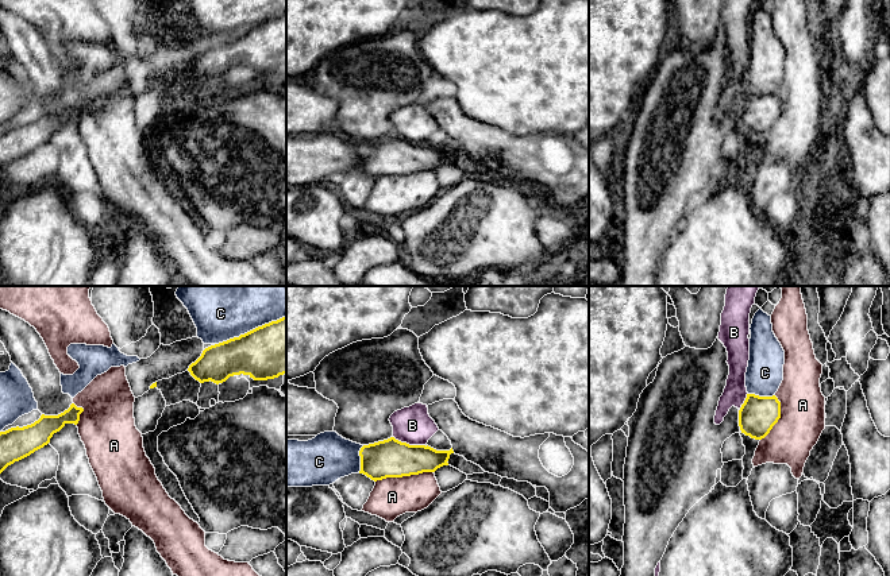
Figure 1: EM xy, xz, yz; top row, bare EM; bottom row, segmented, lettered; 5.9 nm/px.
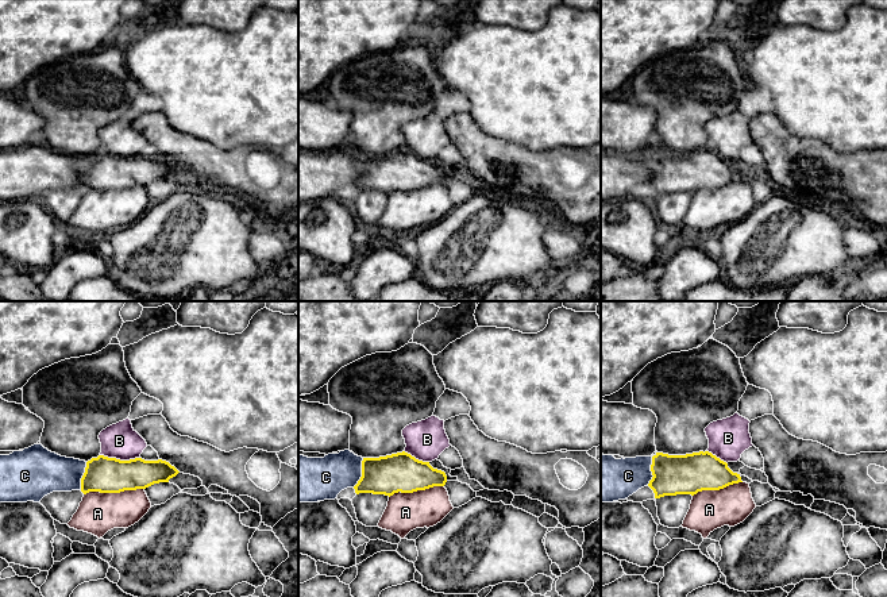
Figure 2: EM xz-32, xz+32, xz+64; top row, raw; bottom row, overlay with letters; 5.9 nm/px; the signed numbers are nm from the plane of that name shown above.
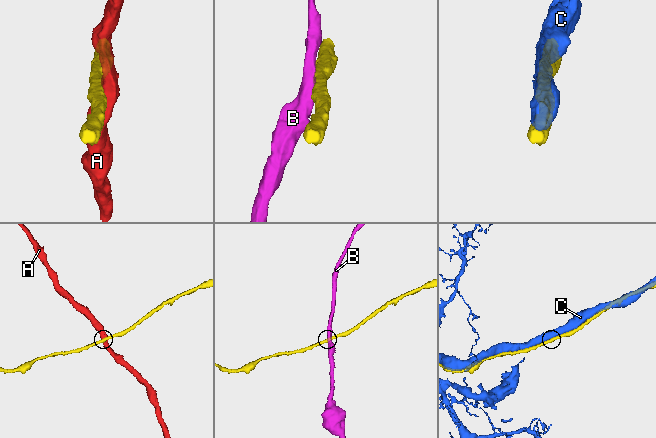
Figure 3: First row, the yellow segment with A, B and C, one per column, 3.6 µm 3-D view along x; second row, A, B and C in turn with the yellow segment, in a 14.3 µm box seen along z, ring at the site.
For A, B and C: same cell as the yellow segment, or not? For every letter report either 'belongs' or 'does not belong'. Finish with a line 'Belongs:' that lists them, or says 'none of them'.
A: does not belong
B: does not belong
C: belongs
Belongs: C

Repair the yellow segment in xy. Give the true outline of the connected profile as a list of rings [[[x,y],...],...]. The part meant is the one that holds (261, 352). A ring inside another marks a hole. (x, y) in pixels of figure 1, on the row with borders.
[[[286,316],[239,337],[205,348],[201,356],[189,366],[188,371],[200,383],[211,380],[216,384],[240,374],[248,375],[254,380],[274,379],[286,374]]]

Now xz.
[[[394,437],[363,445],[359,451],[361,471],[371,480],[402,478],[423,472],[435,472],[448,465],[450,451],[436,451],[425,445],[409,445]]]

